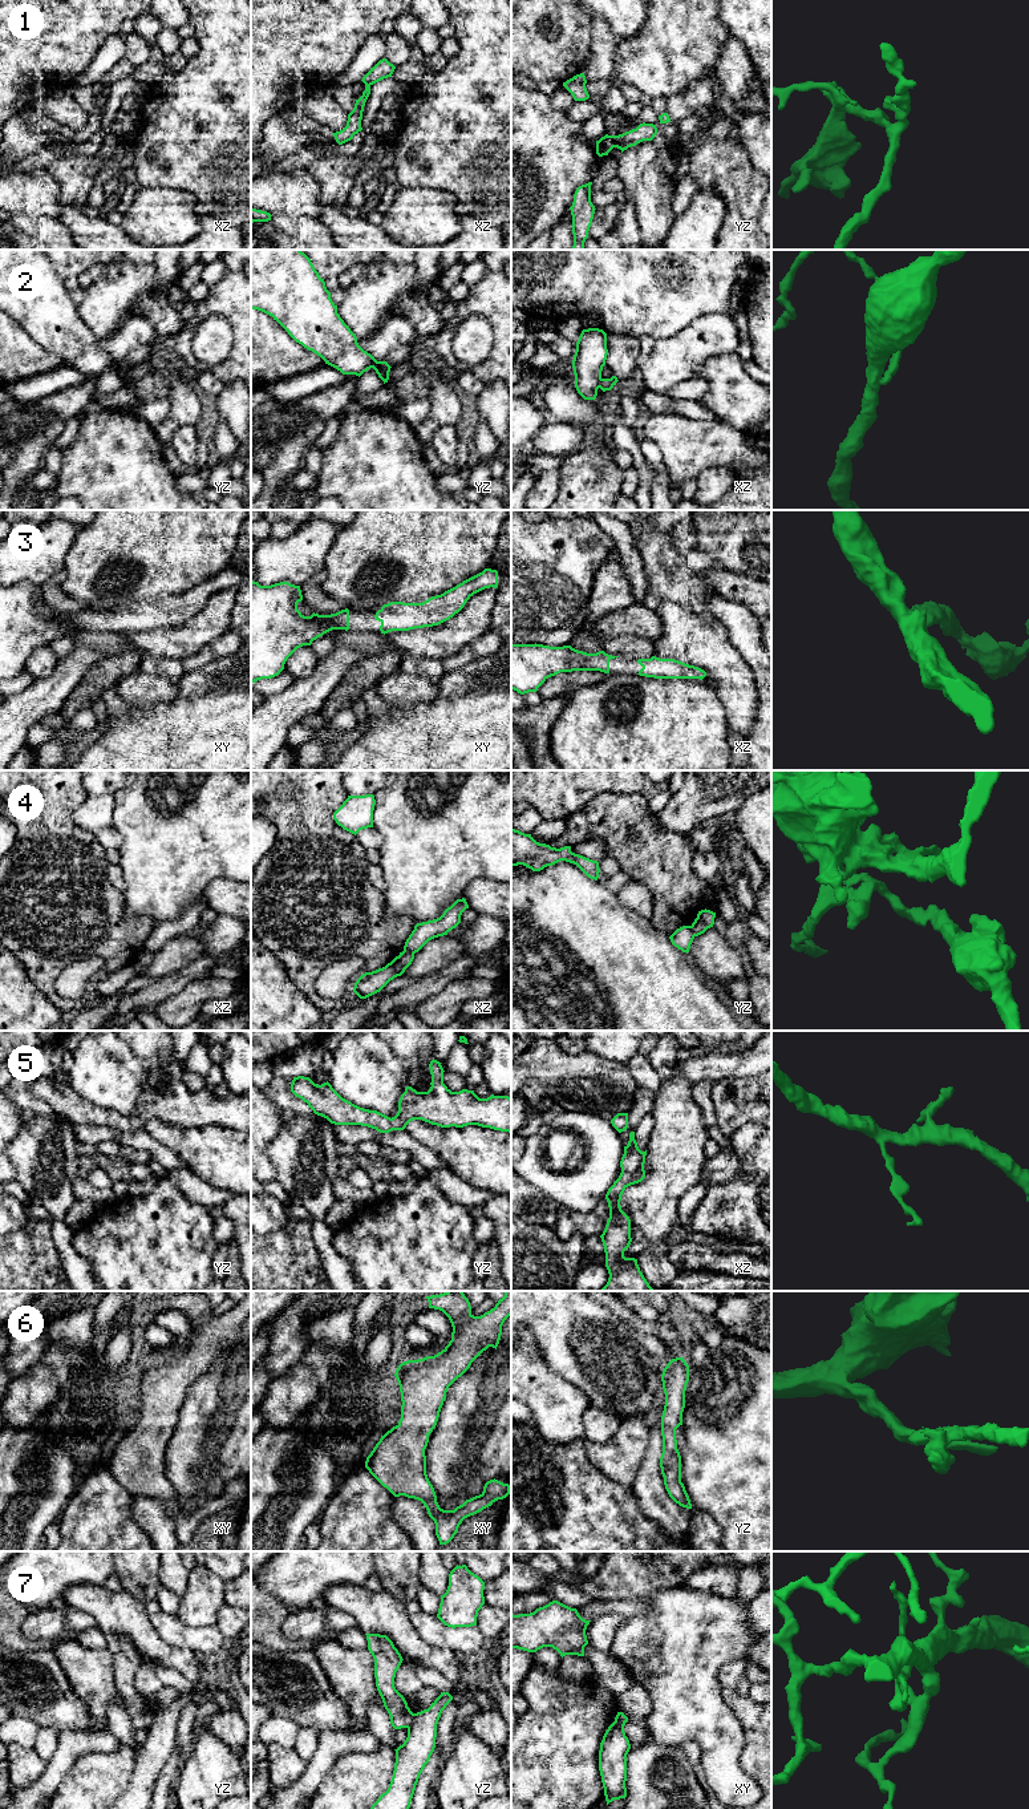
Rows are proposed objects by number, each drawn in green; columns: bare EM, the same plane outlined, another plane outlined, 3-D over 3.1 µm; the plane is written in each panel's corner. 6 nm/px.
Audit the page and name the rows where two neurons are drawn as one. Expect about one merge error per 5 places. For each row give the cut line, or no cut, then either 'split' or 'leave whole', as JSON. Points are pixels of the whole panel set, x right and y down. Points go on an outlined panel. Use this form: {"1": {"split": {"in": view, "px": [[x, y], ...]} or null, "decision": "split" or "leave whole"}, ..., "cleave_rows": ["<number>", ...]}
{"1": {"split": null, "decision": "leave whole"}, "2": {"split": {"in": "yz", "px": [[383, 361], [381, 369], [377, 373]]}, "decision": "split"}, "3": {"split": null, "decision": "leave whole"}, "4": {"split": {"in": "xz", "px": [[404, 950], [413, 954]]}, "decision": "split"}, "5": {"split": null, "decision": "leave whole"}, "6": {"split": null, "decision": "leave whole"}, "7": {"split": null, "decision": "leave whole"}, "cleave_rows": ["2", "4"]}

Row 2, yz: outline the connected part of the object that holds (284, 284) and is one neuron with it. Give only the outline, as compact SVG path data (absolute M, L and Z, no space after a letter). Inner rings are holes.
M251 250L251 308L272 316L296 343L343 375L360 377L370 368L377 375L381 371L382 361L358 345L356 335L337 313L324 279L300 250Z

